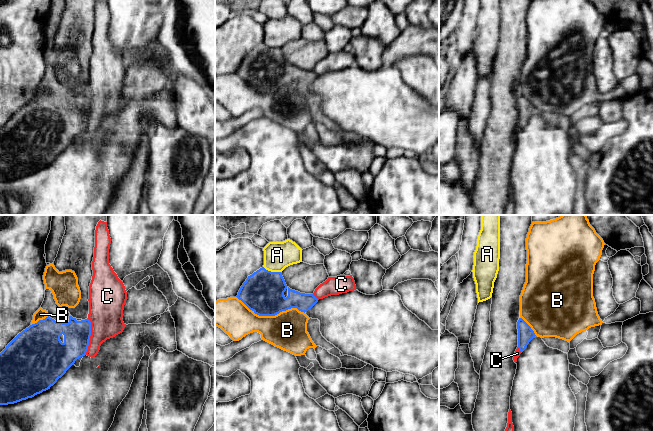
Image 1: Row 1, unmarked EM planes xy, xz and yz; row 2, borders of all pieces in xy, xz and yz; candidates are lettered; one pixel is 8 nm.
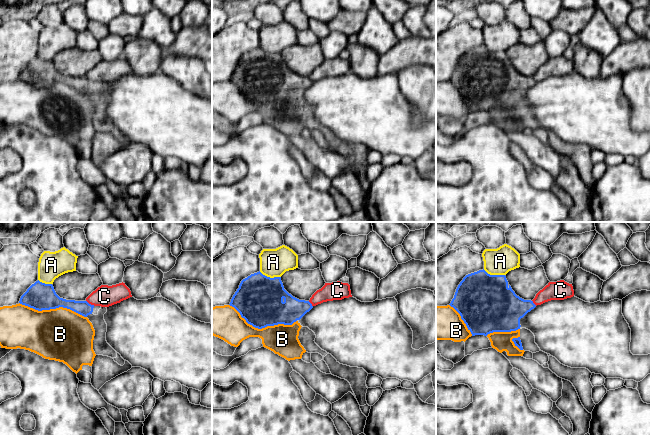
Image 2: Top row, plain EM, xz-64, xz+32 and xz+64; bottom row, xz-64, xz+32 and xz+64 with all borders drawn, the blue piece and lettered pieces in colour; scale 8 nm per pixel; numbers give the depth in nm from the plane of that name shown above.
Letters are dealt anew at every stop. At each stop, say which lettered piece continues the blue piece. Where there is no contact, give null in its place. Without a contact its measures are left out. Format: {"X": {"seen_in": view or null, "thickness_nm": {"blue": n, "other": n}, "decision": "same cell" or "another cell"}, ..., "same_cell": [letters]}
{"A": {"seen_in": "xz", "thickness_nm": {"blue": 340, "other": 220}, "decision": "another cell"}, "B": {"seen_in": "xz", "thickness_nm": {"blue": 340, "other": 300}, "decision": "another cell"}, "C": {"seen_in": "xy", "thickness_nm": {"blue": 220, "other": 280}, "decision": "another cell"}, "same_cell": []}

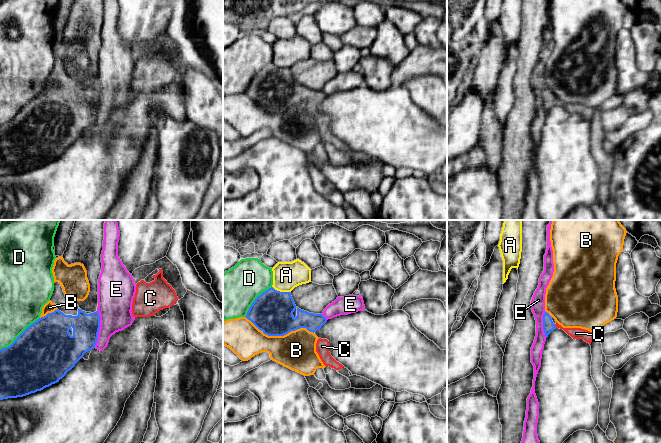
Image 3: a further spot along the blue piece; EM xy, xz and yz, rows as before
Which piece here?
{"A": {"seen_in": "xz", "thickness_nm": {"blue": 340, "other": 220}, "decision": "another cell"}, "B": {"seen_in": "xz", "thickness_nm": {"blue": 340, "other": 300}, "decision": "another cell"}, "C": {"seen_in": "yz", "thickness_nm": {"blue": 90, "other": 100}, "decision": "same cell"}, "D": {"seen_in": "xy", "thickness_nm": {"blue": 480, "other": 340}, "decision": "another cell"}, "E": {"seen_in": "xy", "thickness_nm": {"blue": 220, "other": 280}, "decision": "another cell"}, "same_cell": ["C"]}

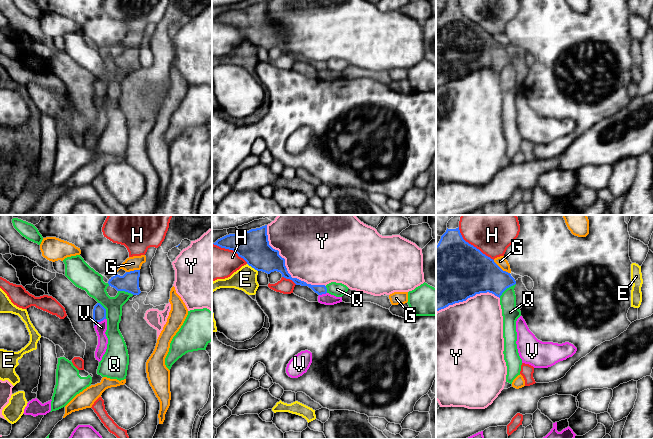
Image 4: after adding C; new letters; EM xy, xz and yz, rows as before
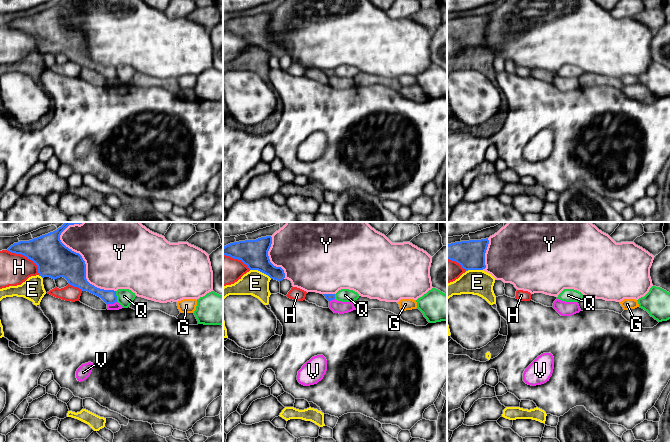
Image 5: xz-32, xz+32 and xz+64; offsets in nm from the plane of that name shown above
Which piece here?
{"E": {"seen_in": "xz", "thickness_nm": {"blue": 260, "other": 190}, "decision": "another cell"}, "G": {"seen_in": "yz", "thickness_nm": {"blue": 360, "other": 80}, "decision": "another cell"}, "H": {"seen_in": "yz", "thickness_nm": {"blue": 500, "other": 260}, "decision": "another cell"}, "Q": {"seen_in": "yz", "thickness_nm": {"blue": 300, "other": 140}, "decision": "another cell"}, "V": {"seen_in": "xy", "thickness_nm": {"blue": 110, "other": 90}, "decision": "another cell"}, "Y": {"seen_in": "xz", "thickness_nm": {"blue": 240, "other": 460}, "decision": "another cell"}, "same_cell": []}

